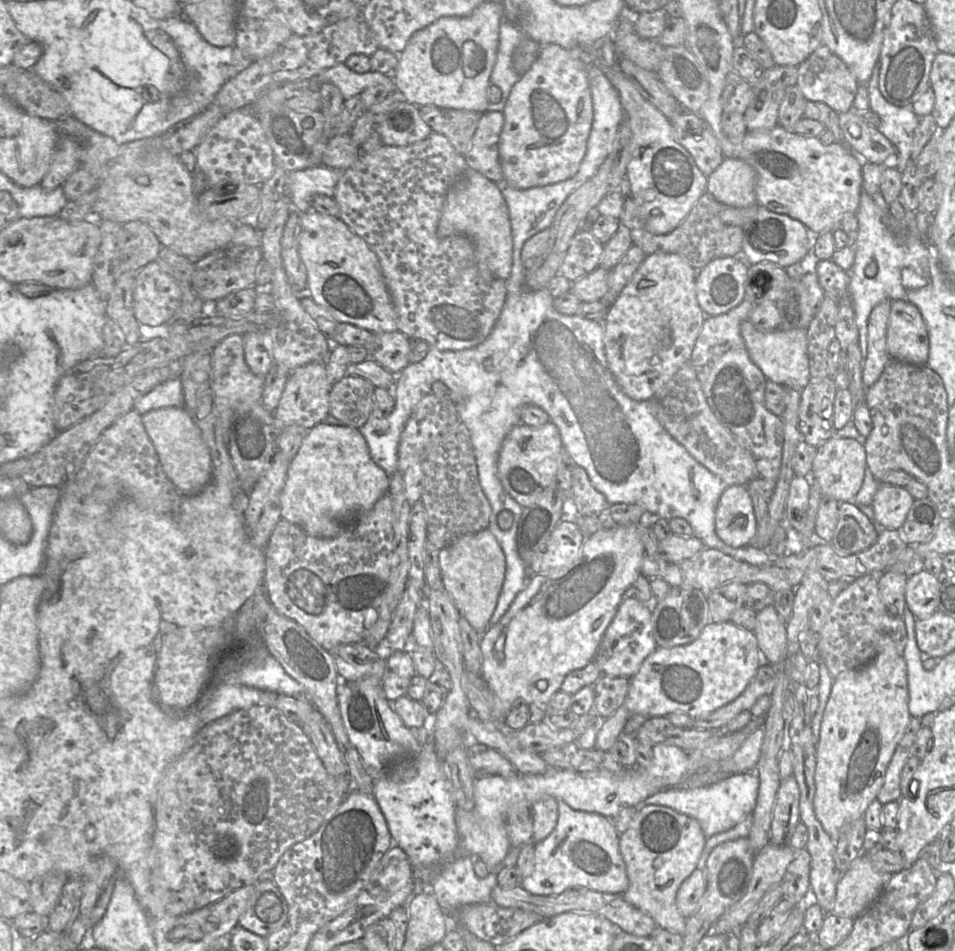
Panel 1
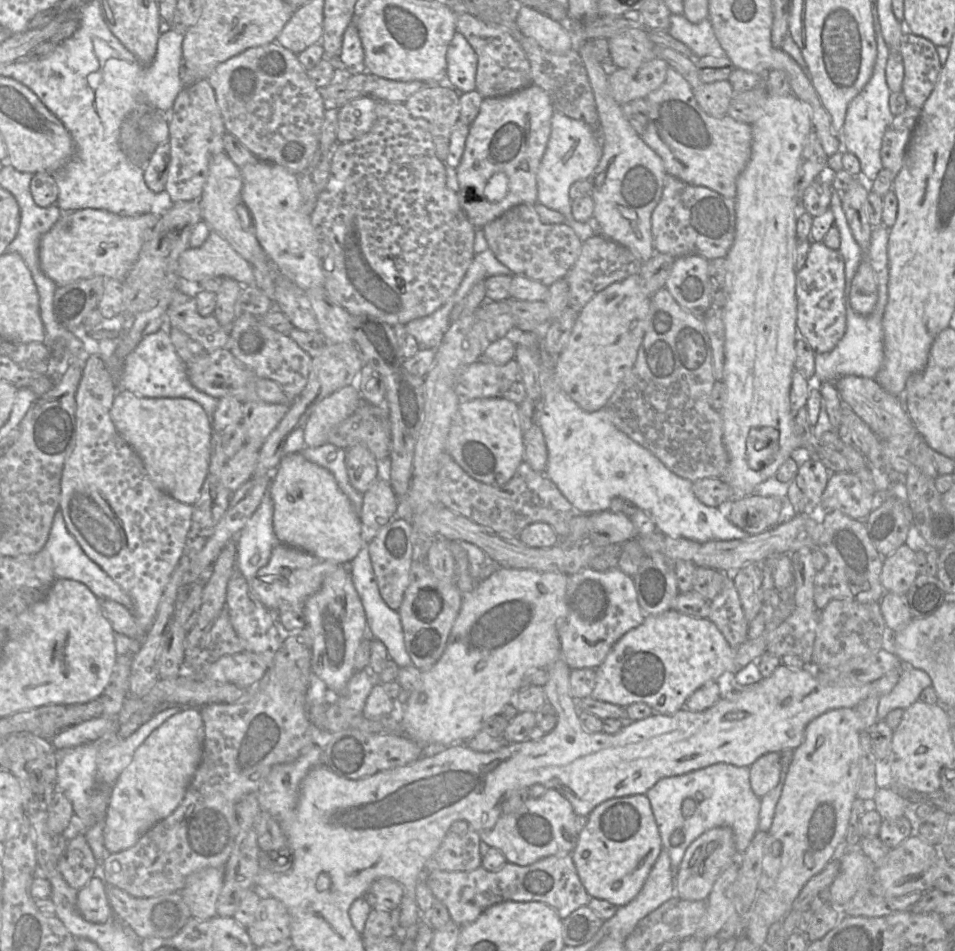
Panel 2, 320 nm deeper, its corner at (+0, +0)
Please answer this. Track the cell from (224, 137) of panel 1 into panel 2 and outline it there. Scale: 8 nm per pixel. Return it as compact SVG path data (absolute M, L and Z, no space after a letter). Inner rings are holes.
M201 79L178 93L167 116L170 161L165 191L173 202L198 200L208 176L213 155L224 152L225 125L214 89L207 79Z

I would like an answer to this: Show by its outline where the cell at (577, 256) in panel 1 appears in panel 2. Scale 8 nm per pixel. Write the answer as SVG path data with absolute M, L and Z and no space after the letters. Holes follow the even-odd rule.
M533 204L516 205L482 229L489 249L513 274L536 280L546 286L563 279L581 252L582 241L565 223L544 224Z

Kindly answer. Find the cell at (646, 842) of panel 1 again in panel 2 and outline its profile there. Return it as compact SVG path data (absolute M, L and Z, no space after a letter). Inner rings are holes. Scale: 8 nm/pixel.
M635 794L611 798L596 806L570 855L586 892L621 907L638 895L662 850L650 802L646 795Z

